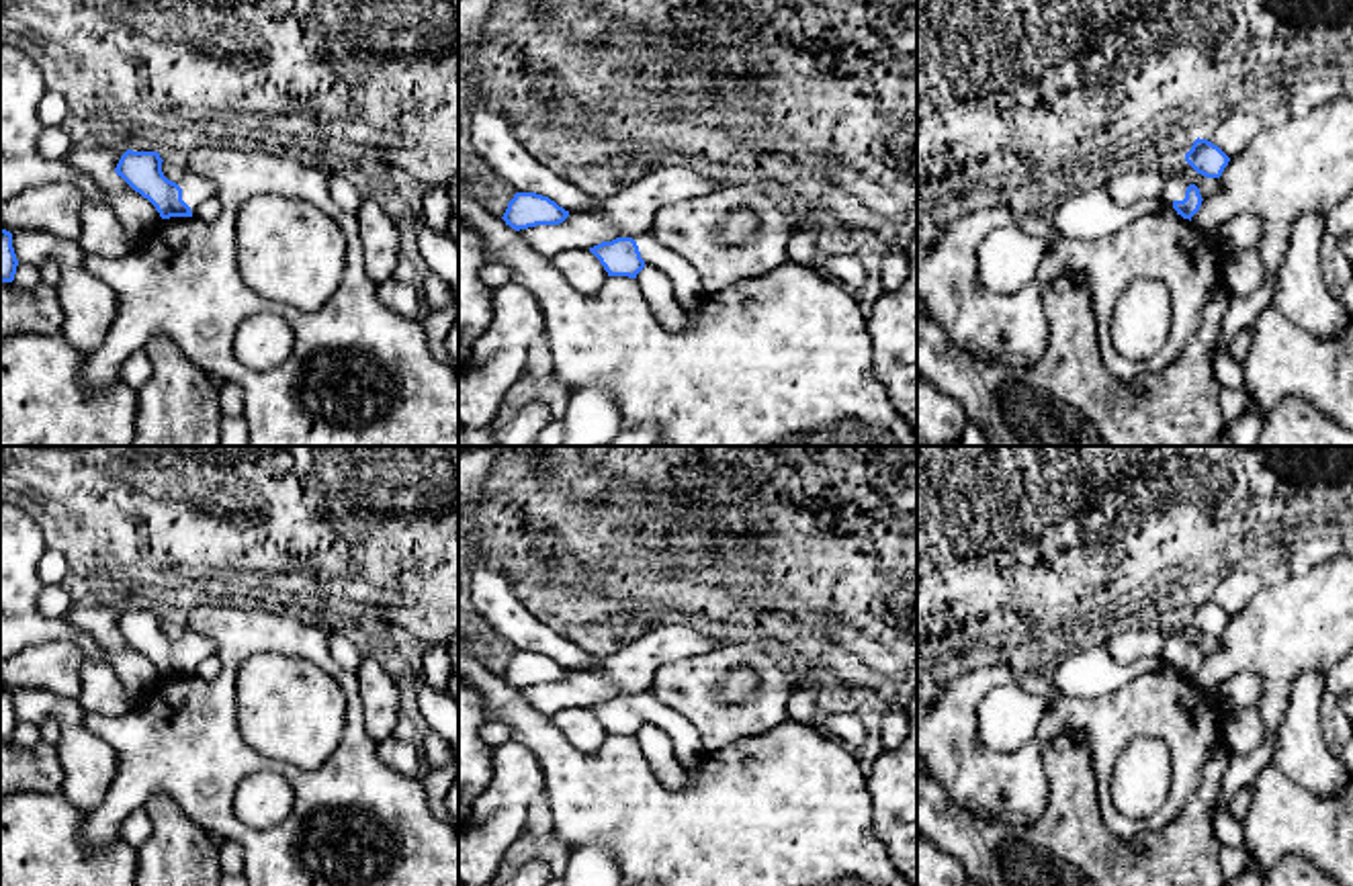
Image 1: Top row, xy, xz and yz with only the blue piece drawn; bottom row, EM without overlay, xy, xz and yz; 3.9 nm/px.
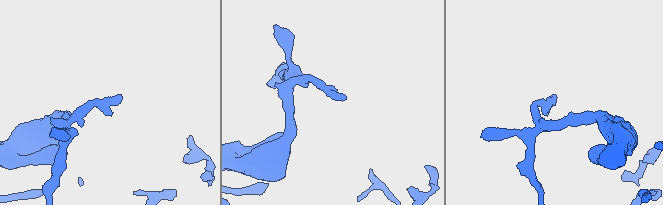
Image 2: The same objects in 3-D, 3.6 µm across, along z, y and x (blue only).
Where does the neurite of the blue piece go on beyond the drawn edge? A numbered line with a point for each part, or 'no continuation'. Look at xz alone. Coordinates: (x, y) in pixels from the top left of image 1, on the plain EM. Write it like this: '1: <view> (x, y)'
1: xz (688, 747)

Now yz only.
1: yz (1175, 645)

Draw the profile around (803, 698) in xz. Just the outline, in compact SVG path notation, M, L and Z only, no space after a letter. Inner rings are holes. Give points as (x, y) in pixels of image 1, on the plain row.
M796 669L792 675L792 692L788 700L790 724L815 724L817 718L817 688L811 669Z

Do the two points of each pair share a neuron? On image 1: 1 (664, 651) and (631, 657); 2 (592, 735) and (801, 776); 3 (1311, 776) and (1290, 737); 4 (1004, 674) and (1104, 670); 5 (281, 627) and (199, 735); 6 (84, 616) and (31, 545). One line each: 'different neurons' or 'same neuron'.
1: same neuron
2: different neurons
3: same neuron
4: different neurons
5: same neuron
6: different neurons

